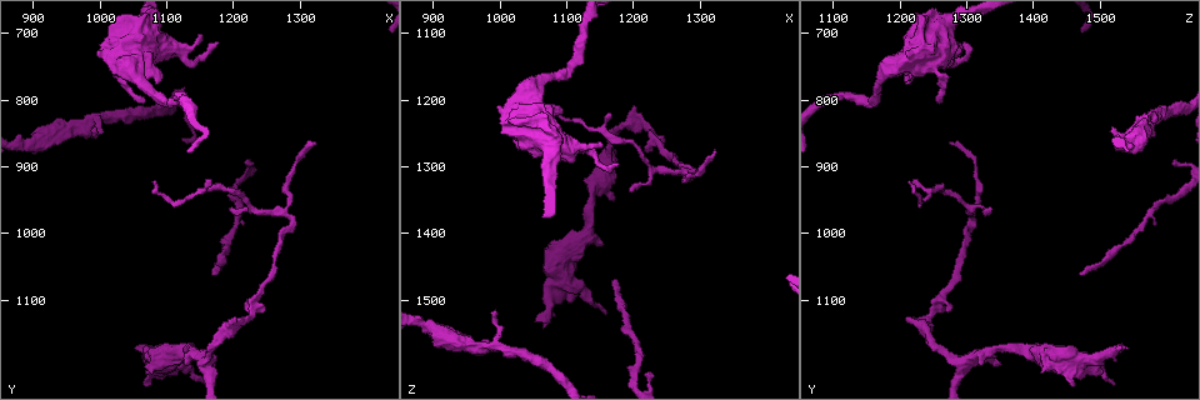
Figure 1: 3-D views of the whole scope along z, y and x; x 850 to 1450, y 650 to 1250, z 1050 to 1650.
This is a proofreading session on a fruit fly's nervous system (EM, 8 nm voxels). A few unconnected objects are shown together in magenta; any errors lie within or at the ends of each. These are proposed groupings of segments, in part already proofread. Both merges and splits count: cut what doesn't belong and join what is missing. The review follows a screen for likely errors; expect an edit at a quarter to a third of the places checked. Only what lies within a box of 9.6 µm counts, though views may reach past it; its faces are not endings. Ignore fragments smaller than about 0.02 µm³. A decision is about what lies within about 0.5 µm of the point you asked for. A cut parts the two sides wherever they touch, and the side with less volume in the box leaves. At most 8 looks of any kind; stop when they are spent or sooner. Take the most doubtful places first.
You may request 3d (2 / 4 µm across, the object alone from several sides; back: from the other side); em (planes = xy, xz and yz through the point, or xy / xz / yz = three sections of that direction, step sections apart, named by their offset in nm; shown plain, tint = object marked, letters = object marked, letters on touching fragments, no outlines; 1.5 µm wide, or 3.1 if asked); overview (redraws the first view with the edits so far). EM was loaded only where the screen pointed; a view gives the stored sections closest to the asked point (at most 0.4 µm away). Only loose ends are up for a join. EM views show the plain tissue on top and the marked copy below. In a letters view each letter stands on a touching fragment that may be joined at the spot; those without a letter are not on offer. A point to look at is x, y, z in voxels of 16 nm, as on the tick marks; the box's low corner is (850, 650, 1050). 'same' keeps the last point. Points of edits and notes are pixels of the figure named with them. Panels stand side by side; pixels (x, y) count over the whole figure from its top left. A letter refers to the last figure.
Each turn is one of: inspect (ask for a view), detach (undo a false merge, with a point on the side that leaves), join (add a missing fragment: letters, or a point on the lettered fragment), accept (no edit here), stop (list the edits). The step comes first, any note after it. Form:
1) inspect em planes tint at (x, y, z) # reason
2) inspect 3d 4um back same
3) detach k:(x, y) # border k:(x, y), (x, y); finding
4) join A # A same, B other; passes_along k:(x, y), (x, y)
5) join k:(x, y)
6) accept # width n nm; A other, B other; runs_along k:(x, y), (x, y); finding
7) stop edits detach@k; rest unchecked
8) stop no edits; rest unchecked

inspect em xz step 8 tint at (1070, 1175, 1545)

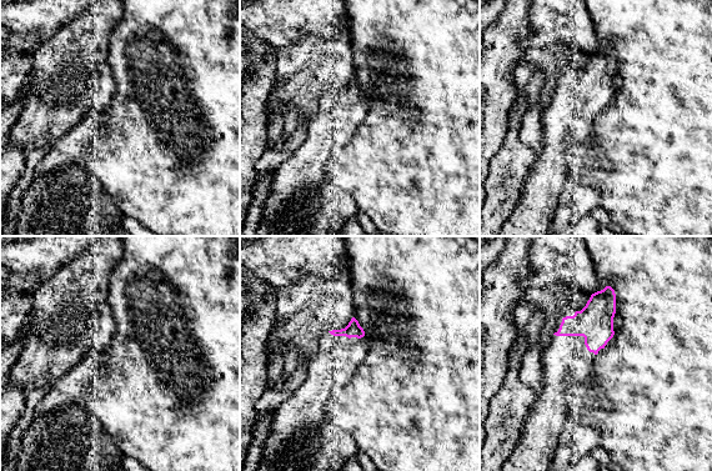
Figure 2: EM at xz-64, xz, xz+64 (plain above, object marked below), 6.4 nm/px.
inspect em planes tint same

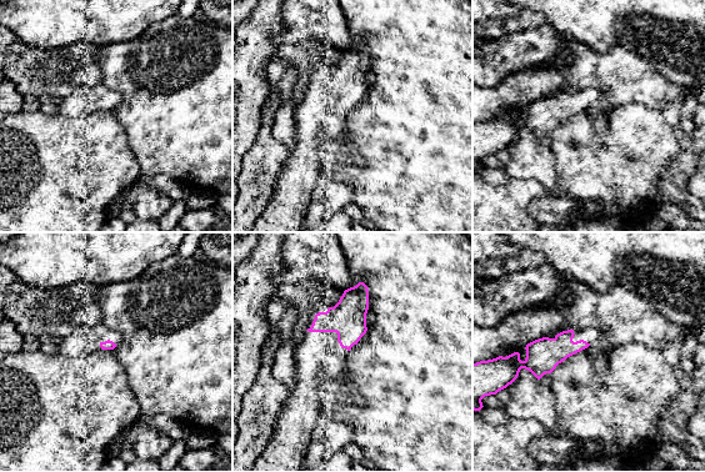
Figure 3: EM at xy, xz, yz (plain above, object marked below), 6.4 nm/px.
inspect em planes letters same # what lies round it

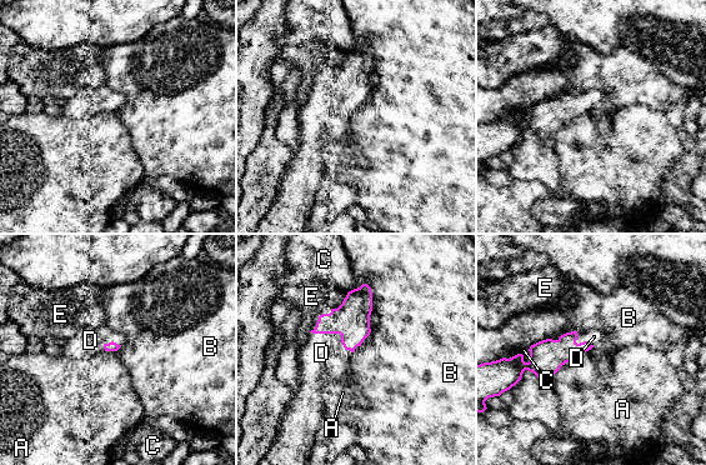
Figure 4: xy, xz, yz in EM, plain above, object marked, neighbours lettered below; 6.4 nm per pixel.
join D # A other, B other, C other, D same, E other; the cell continues

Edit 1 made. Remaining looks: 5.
inspect 3d 2um at (1165, 1060, 1475) # tapers out

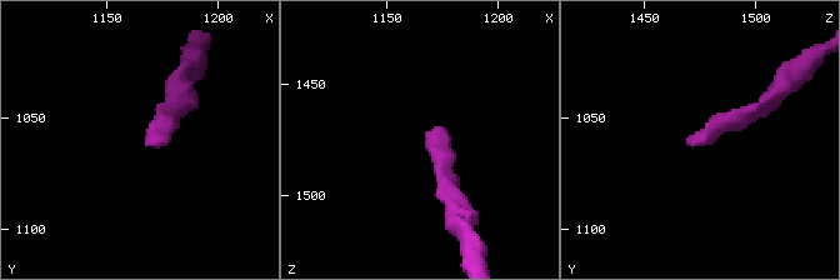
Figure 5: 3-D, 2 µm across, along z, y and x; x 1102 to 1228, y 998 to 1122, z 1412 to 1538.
inspect em xy step 4 letters at (1166, 1062, 1472) # shape alone is not enough

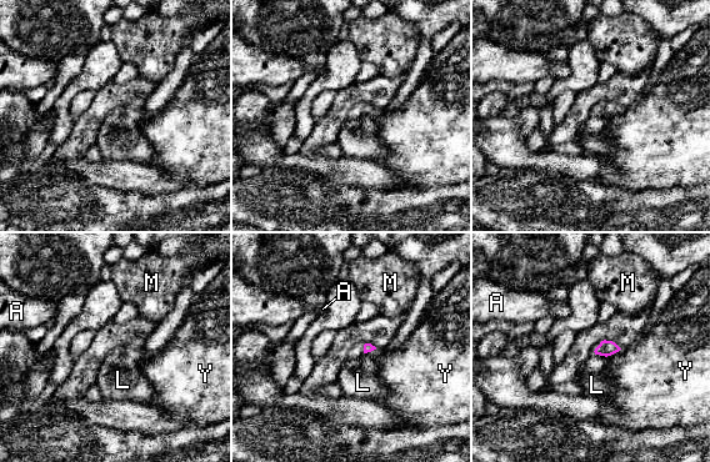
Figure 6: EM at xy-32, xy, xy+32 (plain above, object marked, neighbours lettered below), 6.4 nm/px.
inspect em yz step 8 letters same

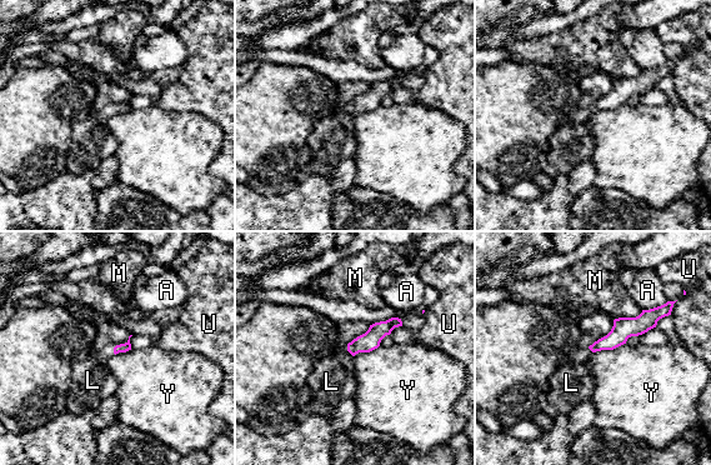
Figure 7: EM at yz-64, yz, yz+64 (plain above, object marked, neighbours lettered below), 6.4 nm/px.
join L # longest_contact Y 220 nm; A other, L same, M other, U other, Y other; passes_along 7:(370, 340), (350, 353), (331, 381); it goes on there

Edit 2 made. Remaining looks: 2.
stop edits join@4, join@7; rest unchecked

